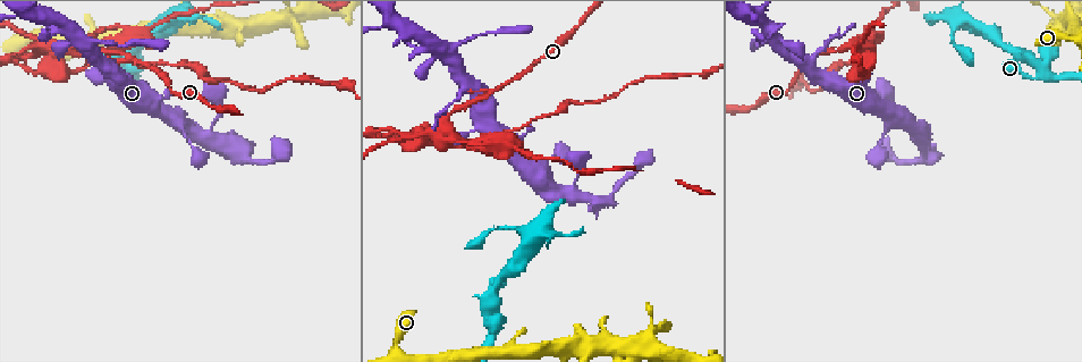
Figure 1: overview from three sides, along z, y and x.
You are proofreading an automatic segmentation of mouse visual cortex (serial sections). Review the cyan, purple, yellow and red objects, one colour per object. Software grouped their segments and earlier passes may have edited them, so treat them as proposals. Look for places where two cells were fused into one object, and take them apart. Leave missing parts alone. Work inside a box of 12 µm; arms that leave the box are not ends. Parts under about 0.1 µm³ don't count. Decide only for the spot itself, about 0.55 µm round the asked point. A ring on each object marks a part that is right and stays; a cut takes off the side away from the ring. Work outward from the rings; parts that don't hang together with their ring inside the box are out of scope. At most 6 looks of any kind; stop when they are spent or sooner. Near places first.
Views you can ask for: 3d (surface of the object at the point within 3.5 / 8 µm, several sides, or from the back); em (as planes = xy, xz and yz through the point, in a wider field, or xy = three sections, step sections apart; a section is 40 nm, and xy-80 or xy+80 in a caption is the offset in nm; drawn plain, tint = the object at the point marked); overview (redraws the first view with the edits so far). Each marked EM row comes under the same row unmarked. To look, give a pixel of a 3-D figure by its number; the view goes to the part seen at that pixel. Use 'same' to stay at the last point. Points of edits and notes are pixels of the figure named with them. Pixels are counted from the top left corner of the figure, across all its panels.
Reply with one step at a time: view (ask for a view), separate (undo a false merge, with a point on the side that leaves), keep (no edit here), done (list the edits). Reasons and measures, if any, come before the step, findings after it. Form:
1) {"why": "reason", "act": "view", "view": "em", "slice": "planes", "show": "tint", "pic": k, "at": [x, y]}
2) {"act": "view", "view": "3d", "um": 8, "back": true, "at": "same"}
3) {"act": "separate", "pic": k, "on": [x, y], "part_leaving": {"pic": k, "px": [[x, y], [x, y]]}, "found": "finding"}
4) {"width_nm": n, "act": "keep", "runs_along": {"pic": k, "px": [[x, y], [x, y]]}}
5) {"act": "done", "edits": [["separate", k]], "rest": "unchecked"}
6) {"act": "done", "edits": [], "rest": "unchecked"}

{"why": "four arms meet", "act": "view", "view": "3d", "um": 3.5, "pic": 1, "at": [841, 46]}

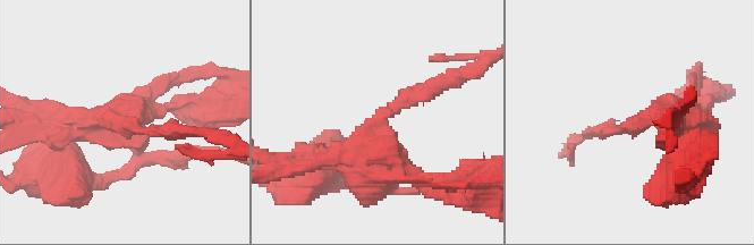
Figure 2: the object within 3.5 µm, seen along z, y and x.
{"arms": 4, "arm_widths_nm": [200, 200, 300, 300], "why": "now the EM", "act": "view", "view": "em", "slice": "xy", "step": 1, "show": "tint", "pic": 2, "at": [636, 123]}

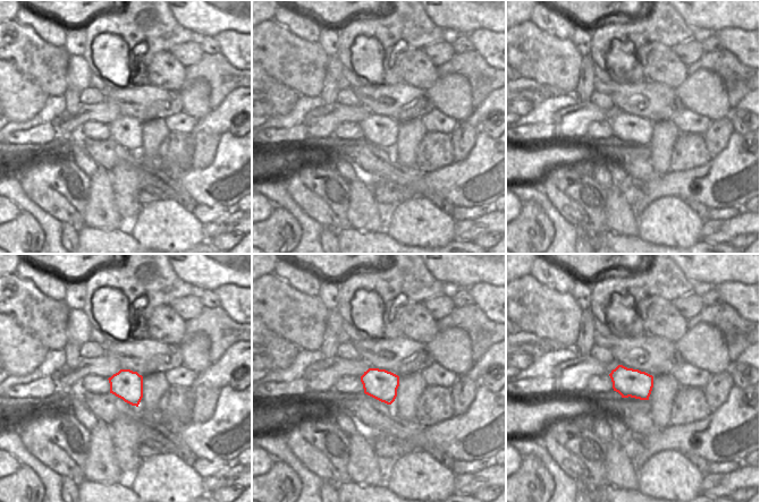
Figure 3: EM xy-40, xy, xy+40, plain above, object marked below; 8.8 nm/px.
{"width_nm": 260, "act": "separate", "pic": 2, "on": [30, 149], "part_leaving": {"pic": 2, "px": [[76, 124], [27, 176]]}, "found": "two cells meet here"}

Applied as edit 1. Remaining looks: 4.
{"why": "a fork", "act": "view", "view": "3d", "um": 8, "pic": 1, "at": [1042, 70]}

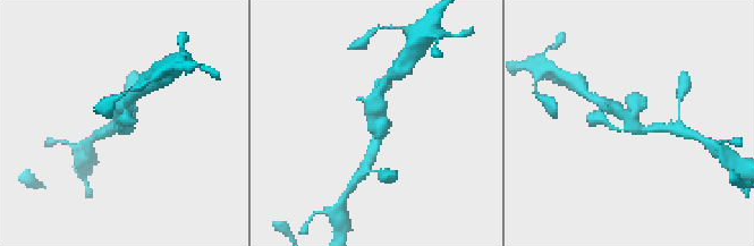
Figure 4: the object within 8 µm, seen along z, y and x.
{"act": "view", "view": "em", "slice": "xy", "step": 3, "show": "tint", "pic": 4, "at": [630, 120]}

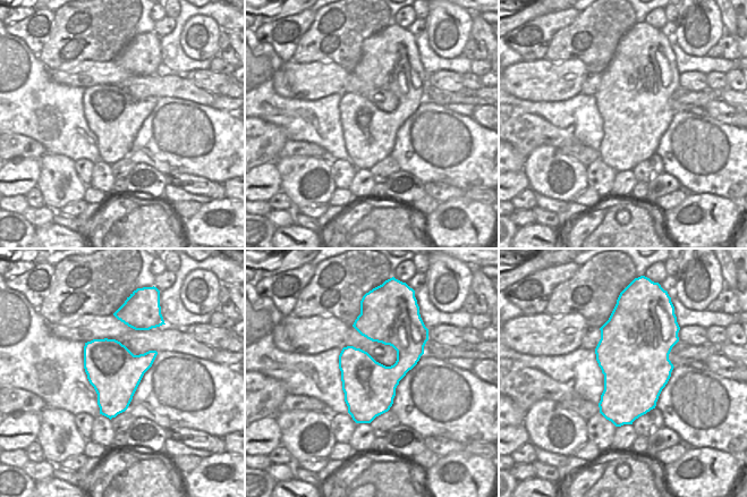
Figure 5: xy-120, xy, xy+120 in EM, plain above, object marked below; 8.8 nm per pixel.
{"act": "keep", "runs_along": {"pic": 4, "px": [[602, 107], [638, 129], [660, 127]]}, "found": "one cell here"}

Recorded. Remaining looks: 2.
{"why": "sharp bend", "act": "view", "view": "3d", "um": 3.5, "back": true, "pic": 1, "at": [273, 20]}

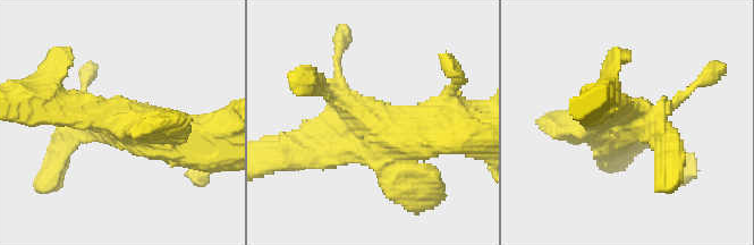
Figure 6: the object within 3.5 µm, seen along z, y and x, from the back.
{"act": "view", "view": "em", "slice": "xy", "step": 2, "show": "tint", "pic": 6, "at": [630, 126]}

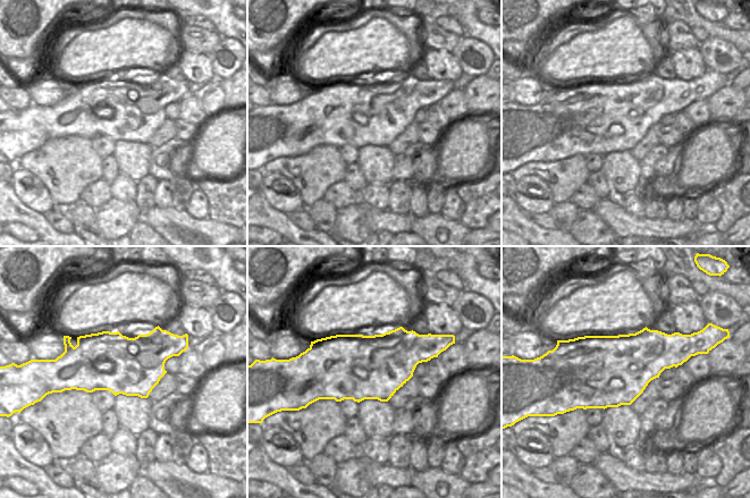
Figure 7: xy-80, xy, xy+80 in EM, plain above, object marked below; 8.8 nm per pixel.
{"arms": 3, "act": "keep", "runs_along": {"pic": 6, "px": [[202, 137], [160, 137], [59, 102]]}, "found": "one cell here"}

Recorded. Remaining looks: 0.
{"act": "done", "edits": [["separate", 2]], "rest": "unchecked"}

